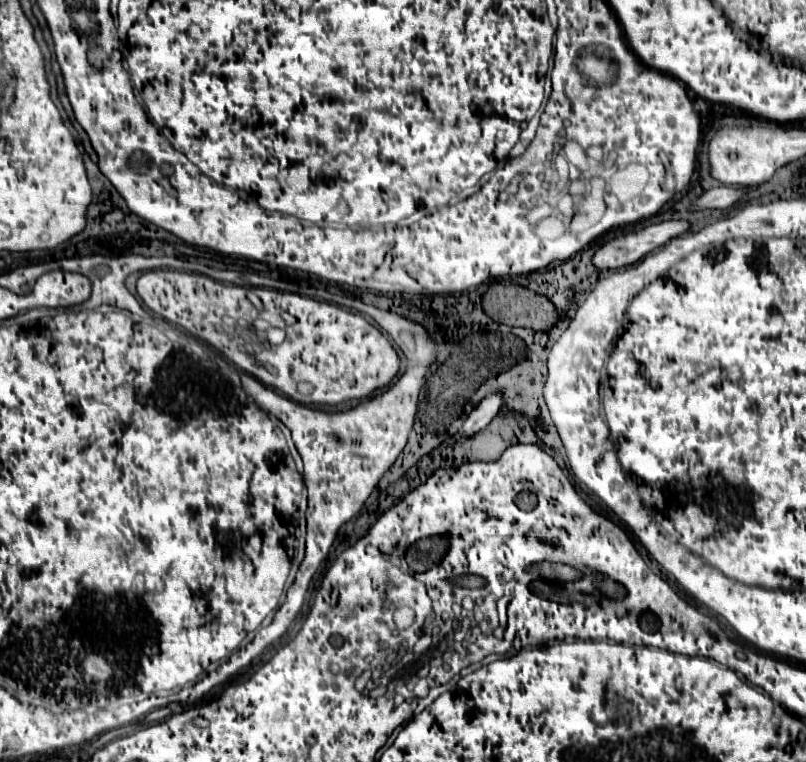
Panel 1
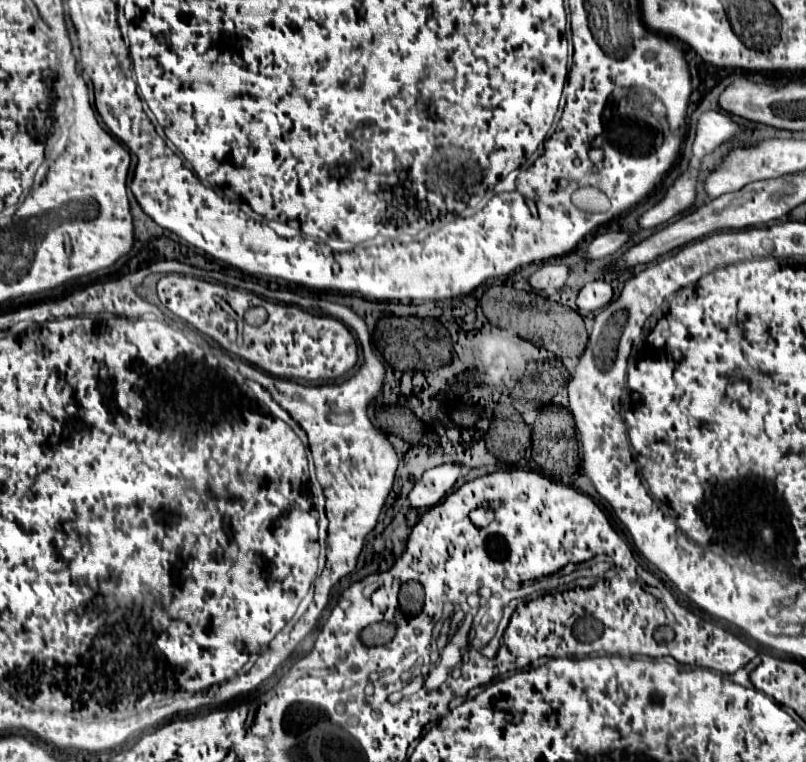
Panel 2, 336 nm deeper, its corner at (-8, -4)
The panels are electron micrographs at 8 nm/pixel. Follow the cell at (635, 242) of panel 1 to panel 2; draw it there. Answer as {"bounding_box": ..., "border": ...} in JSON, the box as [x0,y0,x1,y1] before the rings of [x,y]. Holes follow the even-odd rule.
{"bounding_box":[529,263,569,291],"border":[[[547,263],[541,269],[537,269],[531,277],[529,277],[529,285],[535,291],[547,291],[547,289],[557,289],[567,281],[569,275],[569,267],[561,265],[561,263]]]}

